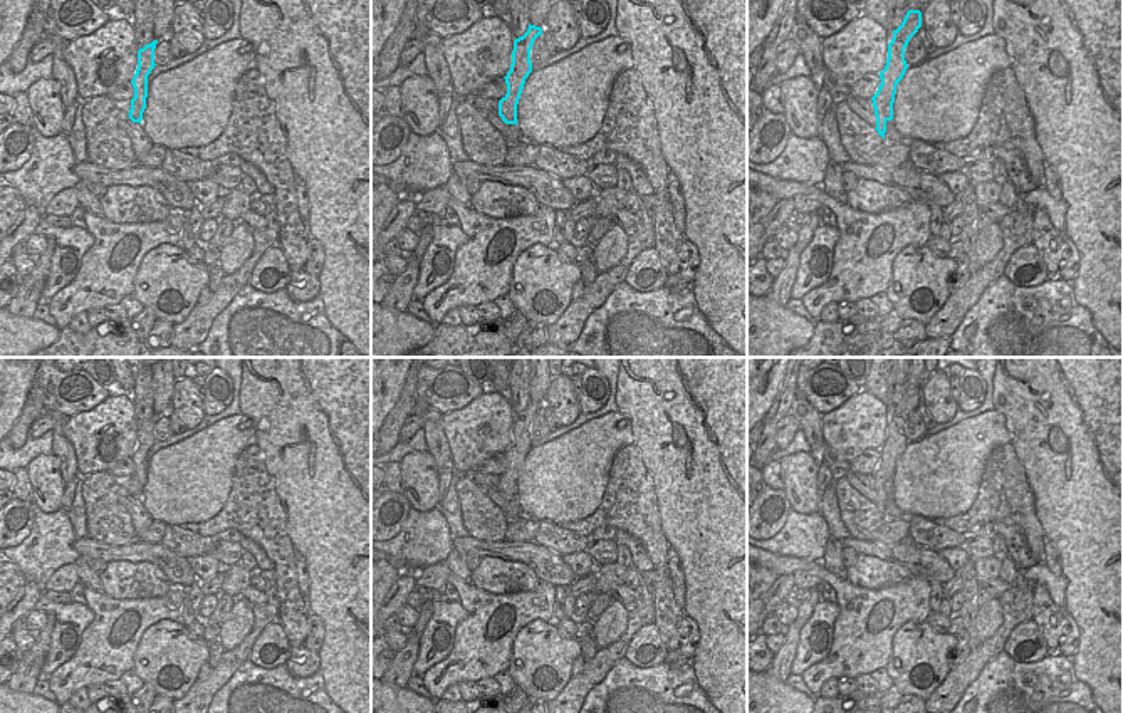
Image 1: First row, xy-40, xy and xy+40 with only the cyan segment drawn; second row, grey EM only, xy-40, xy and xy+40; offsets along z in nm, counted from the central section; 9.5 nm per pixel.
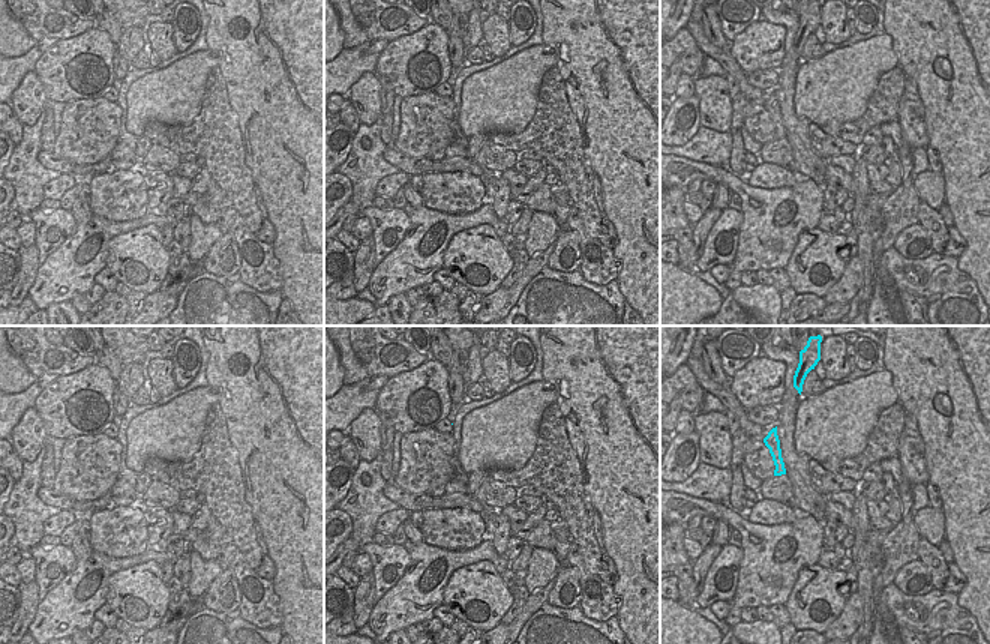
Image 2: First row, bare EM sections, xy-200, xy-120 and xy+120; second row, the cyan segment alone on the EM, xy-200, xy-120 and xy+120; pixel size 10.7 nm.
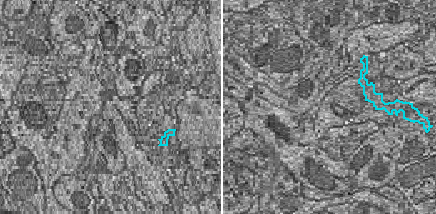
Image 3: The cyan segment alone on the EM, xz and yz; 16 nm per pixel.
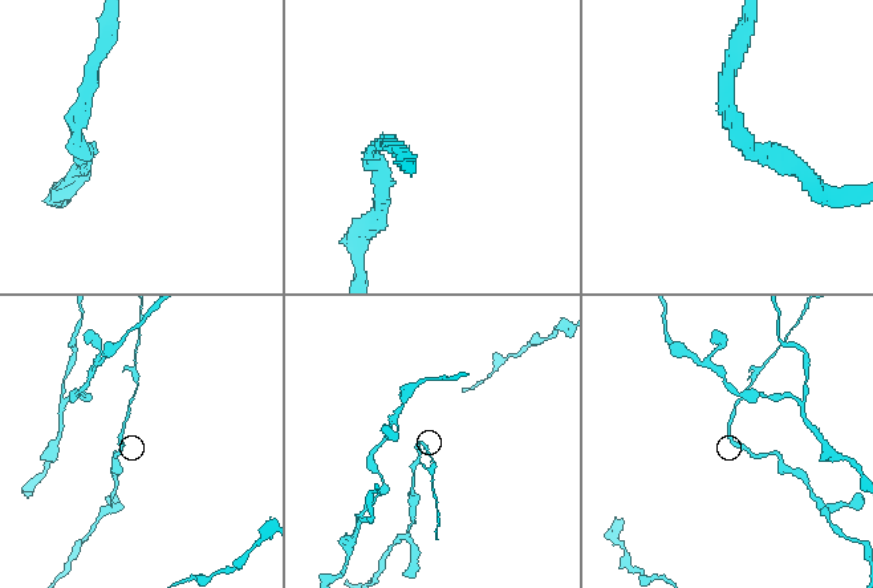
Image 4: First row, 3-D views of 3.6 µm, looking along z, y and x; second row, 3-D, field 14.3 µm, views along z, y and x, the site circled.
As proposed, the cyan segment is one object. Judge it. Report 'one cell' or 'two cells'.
two cells

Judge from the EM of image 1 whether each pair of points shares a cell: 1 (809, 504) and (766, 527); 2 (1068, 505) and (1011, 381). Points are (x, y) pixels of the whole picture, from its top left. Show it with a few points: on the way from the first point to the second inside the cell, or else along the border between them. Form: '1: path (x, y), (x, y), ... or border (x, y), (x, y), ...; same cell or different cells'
1: border (783, 489), (791, 509); different cells
2: path (1068, 475), (1068, 438), (1041, 411); same cell

